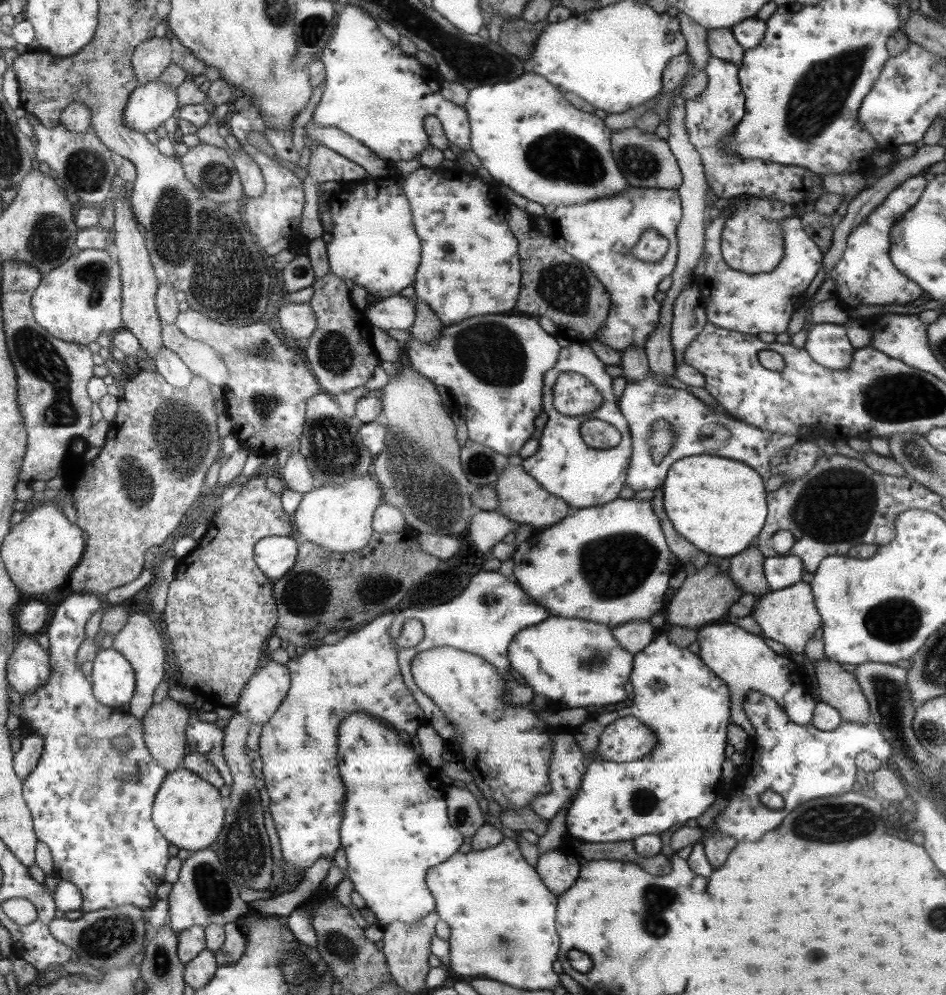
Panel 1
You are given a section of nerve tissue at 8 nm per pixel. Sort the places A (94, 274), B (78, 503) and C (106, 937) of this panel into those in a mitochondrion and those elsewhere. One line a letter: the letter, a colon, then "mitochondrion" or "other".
A: mitochondrion
B: other
C: mitochondrion

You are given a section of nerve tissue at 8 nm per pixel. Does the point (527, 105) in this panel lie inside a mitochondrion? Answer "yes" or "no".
no

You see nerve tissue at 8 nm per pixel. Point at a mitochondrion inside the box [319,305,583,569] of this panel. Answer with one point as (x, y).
(491, 352)

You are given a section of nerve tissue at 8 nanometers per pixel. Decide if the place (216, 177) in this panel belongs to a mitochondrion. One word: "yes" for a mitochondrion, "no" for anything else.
yes

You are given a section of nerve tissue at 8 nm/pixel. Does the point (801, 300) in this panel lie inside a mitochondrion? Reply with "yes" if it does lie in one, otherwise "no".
no

